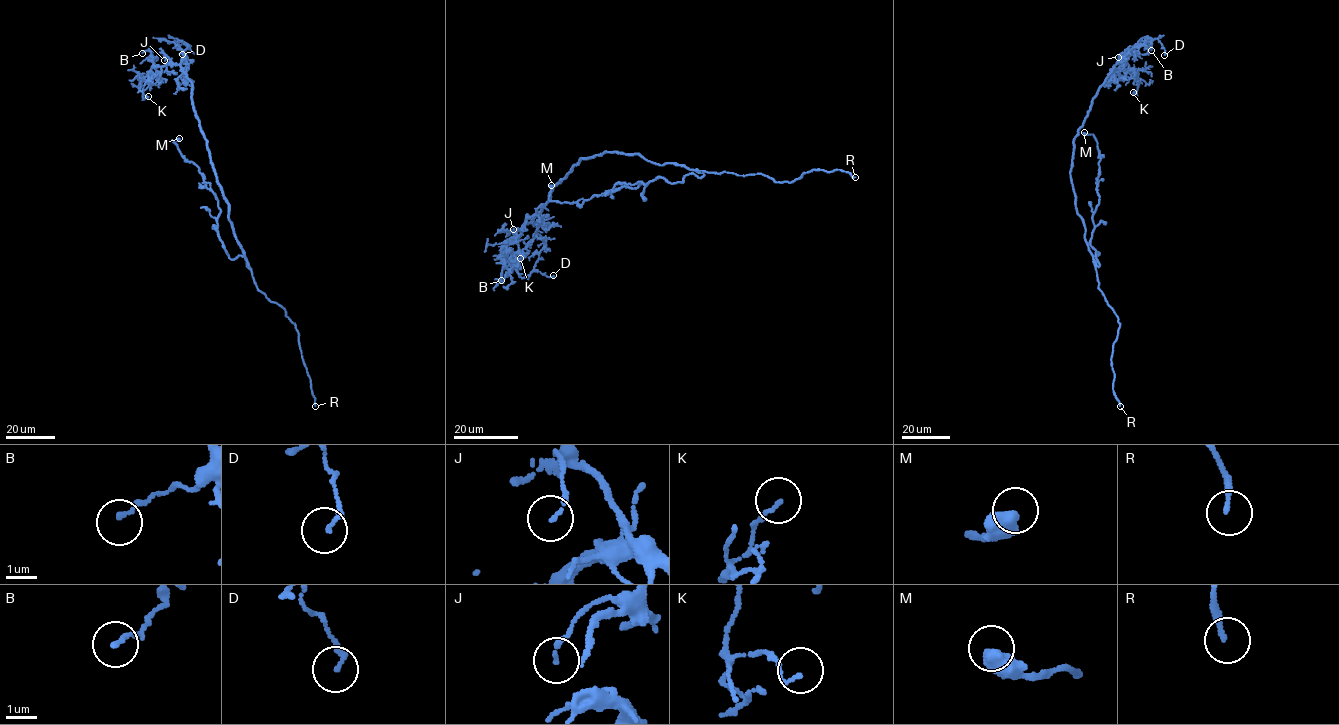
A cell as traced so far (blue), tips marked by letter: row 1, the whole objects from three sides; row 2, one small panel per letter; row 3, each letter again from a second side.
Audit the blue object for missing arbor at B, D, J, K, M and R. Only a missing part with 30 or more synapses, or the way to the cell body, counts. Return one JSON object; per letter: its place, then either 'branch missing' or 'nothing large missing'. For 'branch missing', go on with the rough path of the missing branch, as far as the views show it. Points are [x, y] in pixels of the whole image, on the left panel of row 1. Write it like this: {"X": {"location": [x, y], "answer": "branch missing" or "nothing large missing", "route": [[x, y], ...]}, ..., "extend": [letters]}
{"B": {"location": [142, 53], "answer": "nothing large missing"}, "D": {"location": [182, 54], "answer": "nothing large missing"}, "J": {"location": [164, 60], "answer": "nothing large missing"}, "K": {"location": [148, 96], "answer": "nothing large missing"}, "M": {"location": [179, 138], "answer": "nothing large missing"}, "R": {"location": [315, 406], "answer": "branch missing"}, "extend": ["R"]}

